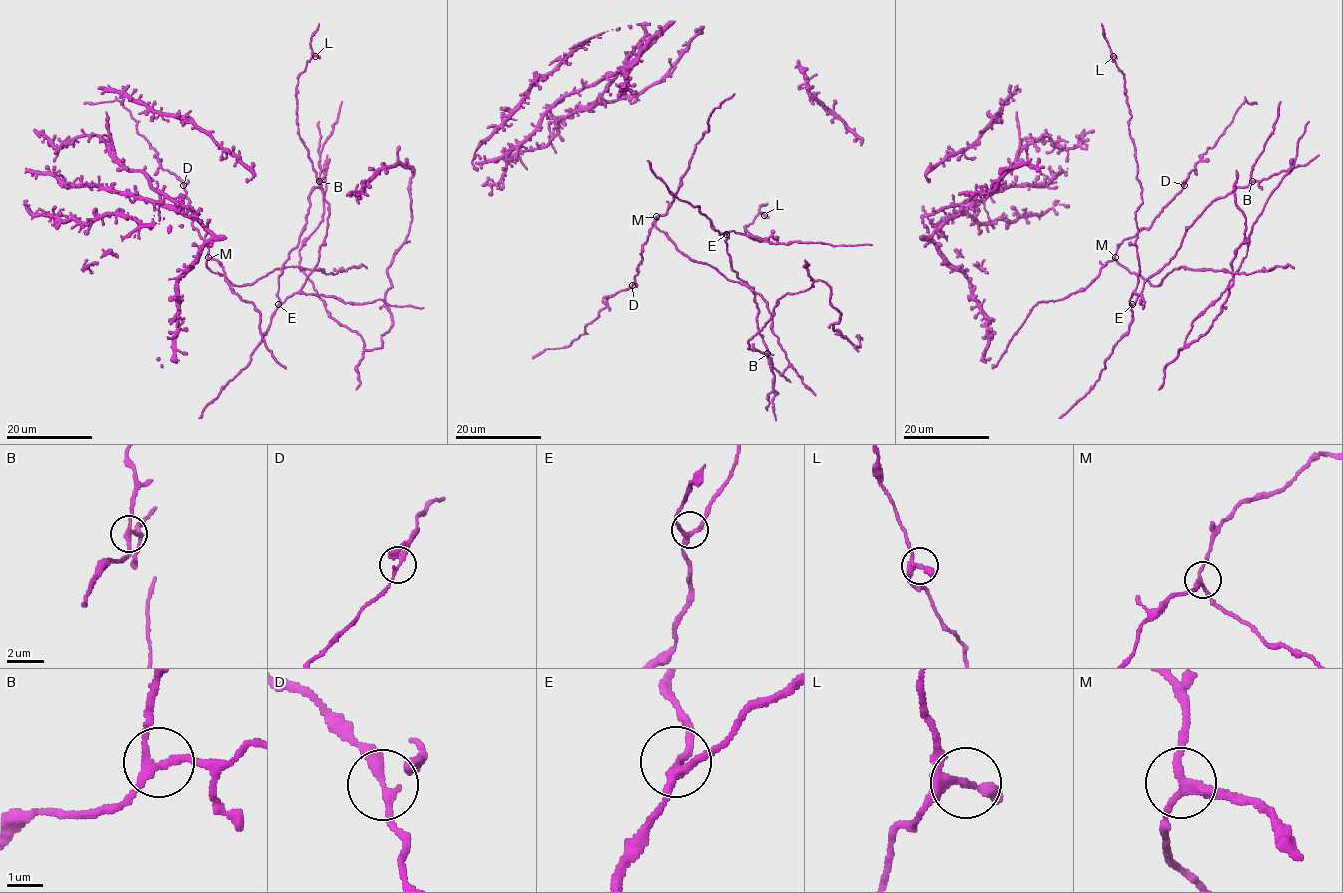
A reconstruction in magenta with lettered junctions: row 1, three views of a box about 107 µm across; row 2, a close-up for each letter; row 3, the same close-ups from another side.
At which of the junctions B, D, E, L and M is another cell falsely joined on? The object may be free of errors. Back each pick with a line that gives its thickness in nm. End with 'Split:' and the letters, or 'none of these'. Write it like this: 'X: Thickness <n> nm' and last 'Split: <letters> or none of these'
Split: none of these

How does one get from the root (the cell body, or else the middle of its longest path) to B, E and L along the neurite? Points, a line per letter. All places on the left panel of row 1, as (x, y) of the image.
B: (199, 417), (248, 364), (267, 330), (279, 303), (278, 277), (297, 244), (310, 206), (308, 196), (319, 181)
E: (199, 417), (222, 388), (248, 364), (278, 304)
L: (199, 417), (248, 364), (272, 313), (301, 289), (319, 259), (329, 204), (296, 121), (297, 77), (316, 56)

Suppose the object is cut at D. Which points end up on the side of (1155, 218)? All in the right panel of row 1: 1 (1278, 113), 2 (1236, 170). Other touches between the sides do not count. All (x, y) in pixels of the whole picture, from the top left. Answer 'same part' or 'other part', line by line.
1: same part
2: same part

